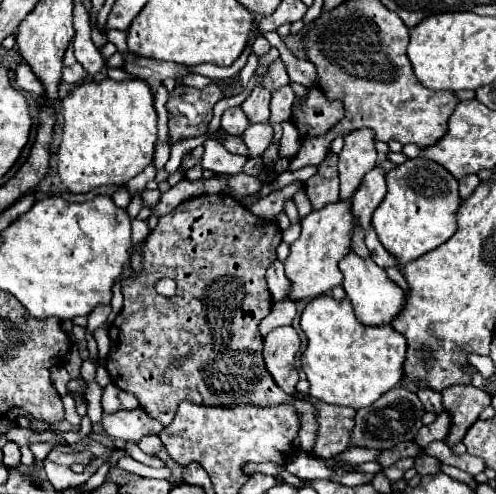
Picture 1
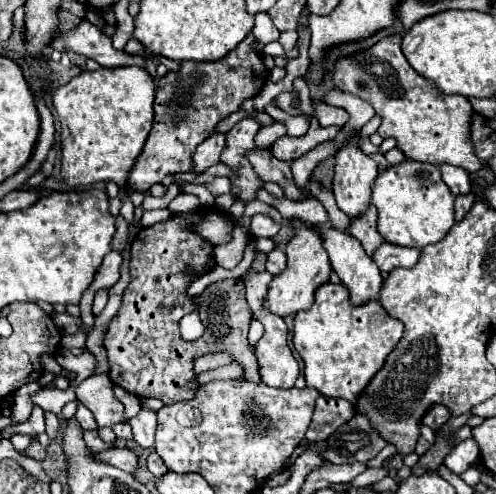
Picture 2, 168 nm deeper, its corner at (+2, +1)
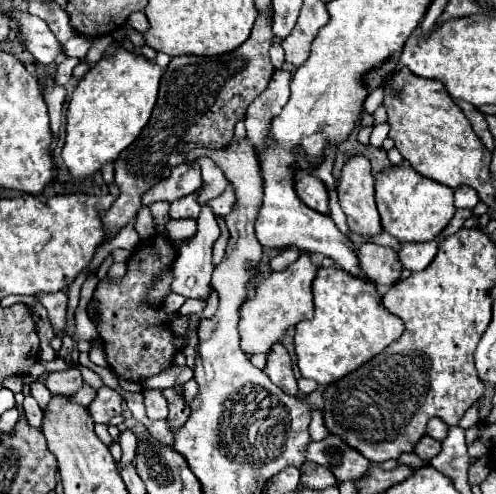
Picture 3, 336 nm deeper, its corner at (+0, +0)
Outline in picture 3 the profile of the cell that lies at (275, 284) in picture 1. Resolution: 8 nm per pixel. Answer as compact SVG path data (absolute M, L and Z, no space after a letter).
M288 247L288 249L284 249L282 253L278 253L274 259L270 259L270 269L272 269L272 271L284 271L298 255L300 255L298 249Z

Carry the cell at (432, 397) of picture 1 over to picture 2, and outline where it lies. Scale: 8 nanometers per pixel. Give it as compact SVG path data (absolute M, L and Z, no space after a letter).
M432 406L422 422L432 430L440 430L448 422L448 418L450 418L450 412L444 406Z

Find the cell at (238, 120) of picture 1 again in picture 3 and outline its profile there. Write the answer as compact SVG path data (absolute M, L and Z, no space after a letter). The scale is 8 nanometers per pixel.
M196 161L182 163L182 165L176 165L172 169L168 179L154 185L154 189L150 189L150 193L146 193L146 197L142 197L142 203L144 205L150 205L154 201L172 203L180 197L186 197L186 195L194 193L200 185L202 185L200 165L196 165Z

